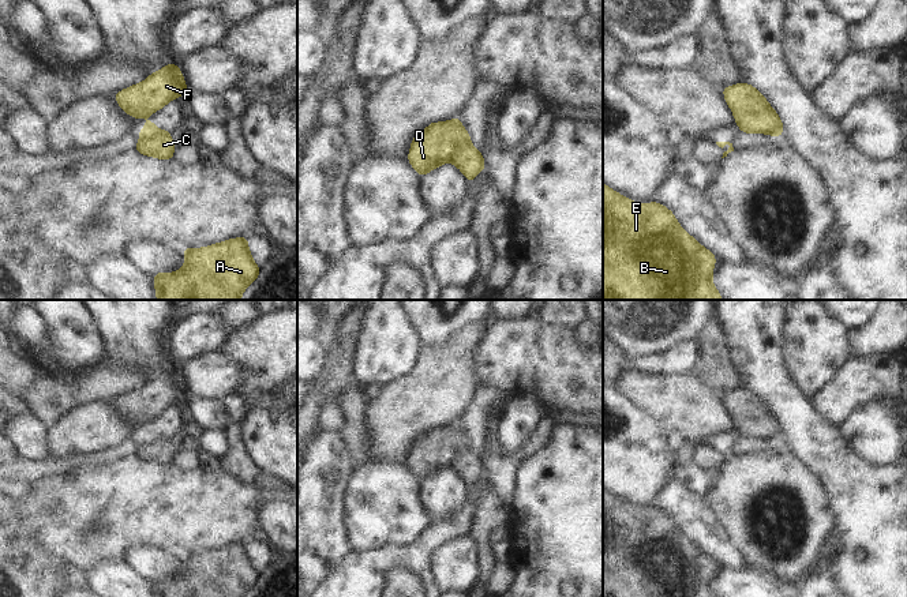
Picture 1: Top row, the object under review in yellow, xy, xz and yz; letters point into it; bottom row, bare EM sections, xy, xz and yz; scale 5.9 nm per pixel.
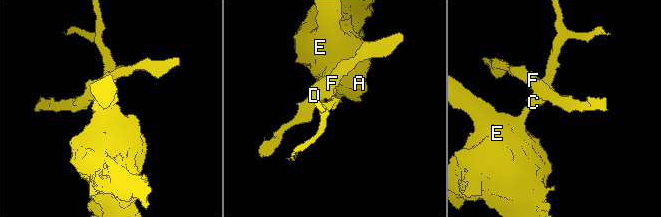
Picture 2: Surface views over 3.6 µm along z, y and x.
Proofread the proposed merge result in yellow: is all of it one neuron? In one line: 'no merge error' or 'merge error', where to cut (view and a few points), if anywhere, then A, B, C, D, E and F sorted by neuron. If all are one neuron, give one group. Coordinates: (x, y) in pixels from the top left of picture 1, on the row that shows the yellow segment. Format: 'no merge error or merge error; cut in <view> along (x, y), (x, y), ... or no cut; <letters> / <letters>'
merge error; cut in xz along (469, 142), (456, 151), (452, 150), (449, 143), (442, 154); A B C E / D F

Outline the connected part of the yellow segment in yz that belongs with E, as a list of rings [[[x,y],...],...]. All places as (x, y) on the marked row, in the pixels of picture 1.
[[[603,183],[603,300],[722,300],[720,293],[712,284],[715,263],[716,256],[683,230],[671,210],[659,202],[634,203]]]

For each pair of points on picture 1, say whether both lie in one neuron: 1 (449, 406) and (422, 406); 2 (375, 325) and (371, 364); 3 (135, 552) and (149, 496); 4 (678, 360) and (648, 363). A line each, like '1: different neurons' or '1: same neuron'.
1: different neurons
2: same neuron
3: different neurons
4: same neuron

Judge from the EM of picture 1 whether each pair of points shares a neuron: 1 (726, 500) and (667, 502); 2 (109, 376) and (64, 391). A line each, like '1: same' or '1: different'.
1: different
2: same

